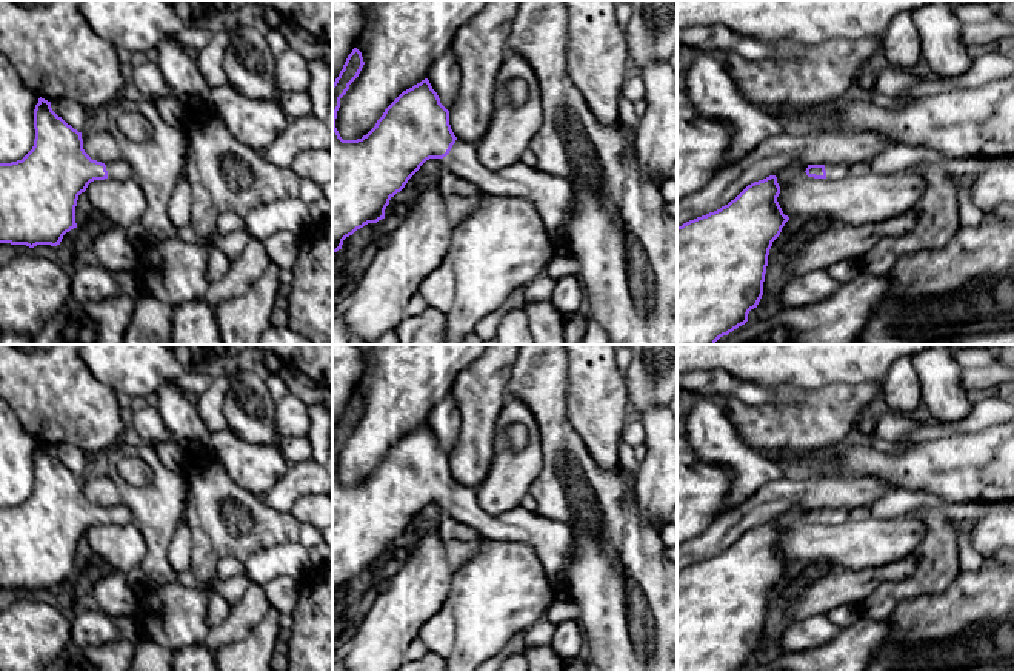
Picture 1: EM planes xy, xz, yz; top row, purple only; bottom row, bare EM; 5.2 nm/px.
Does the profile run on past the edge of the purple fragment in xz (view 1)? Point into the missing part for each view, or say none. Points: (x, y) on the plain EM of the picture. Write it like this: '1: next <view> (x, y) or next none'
1: next xz (553, 542)

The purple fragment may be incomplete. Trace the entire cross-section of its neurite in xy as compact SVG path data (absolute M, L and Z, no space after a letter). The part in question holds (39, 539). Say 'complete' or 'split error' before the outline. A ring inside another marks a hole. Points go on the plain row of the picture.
split error; M38 443L34 454L35 483L32 494L17 506L0 508L0 588L60 589L63 580L77 573L75 551L78 540L94 525L123 525L132 519L122 503L112 508L92 505L83 494L82 477L58 462L51 446Z

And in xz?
split error; M354 392L332 428L332 597L342 594L343 585L357 574L385 563L389 545L429 503L440 503L451 519L477 529L488 540L512 540L529 545L557 596L568 597L566 569L574 551L574 528L565 522L537 516L522 506L489 516L480 508L475 489L454 480L449 456L440 448L428 423L403 436L366 480L357 485L343 485L335 472L340 443L359 422L363 409L362 397Z

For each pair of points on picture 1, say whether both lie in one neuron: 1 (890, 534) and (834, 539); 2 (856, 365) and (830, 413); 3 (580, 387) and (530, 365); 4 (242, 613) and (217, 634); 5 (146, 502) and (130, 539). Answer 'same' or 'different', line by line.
1: same
2: different
3: different
4: same
5: different

